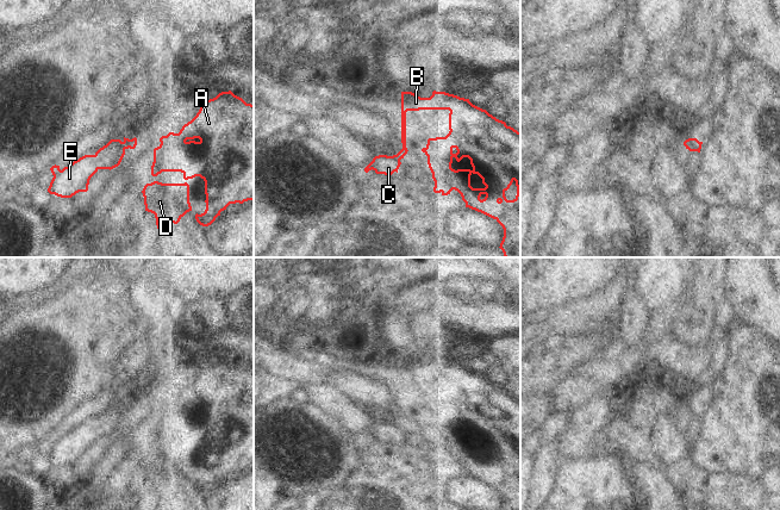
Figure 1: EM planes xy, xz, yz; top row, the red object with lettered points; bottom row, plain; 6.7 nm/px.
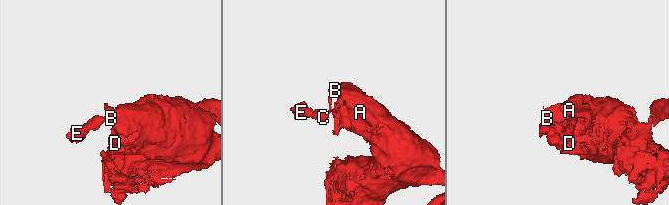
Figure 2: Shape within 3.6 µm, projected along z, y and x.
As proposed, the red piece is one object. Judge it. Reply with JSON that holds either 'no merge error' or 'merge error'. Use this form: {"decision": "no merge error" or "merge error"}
{"decision": "merge error"}

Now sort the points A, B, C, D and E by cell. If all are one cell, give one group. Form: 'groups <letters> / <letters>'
groups A B D / C E

